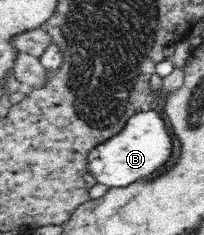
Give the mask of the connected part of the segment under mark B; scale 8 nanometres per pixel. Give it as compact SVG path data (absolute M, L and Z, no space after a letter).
M145 108L144 111L130 117L124 129L108 141L98 144L88 155L88 167L94 179L110 188L125 188L136 182L145 182L148 177L156 177L164 171L164 163L172 155L172 137L168 127L156 108Z

